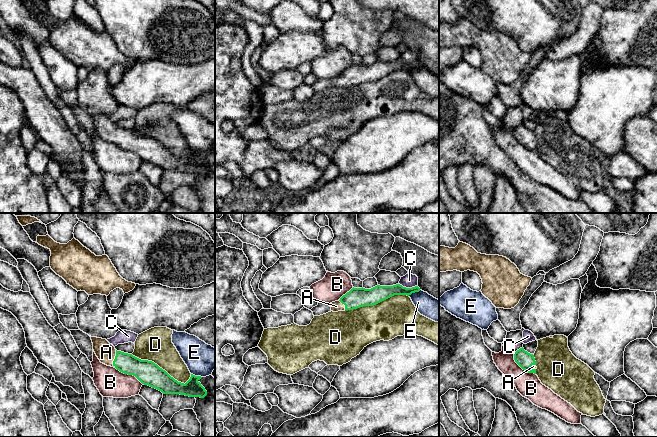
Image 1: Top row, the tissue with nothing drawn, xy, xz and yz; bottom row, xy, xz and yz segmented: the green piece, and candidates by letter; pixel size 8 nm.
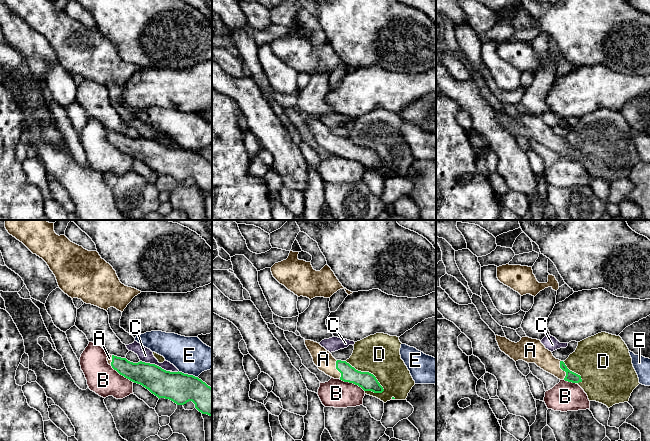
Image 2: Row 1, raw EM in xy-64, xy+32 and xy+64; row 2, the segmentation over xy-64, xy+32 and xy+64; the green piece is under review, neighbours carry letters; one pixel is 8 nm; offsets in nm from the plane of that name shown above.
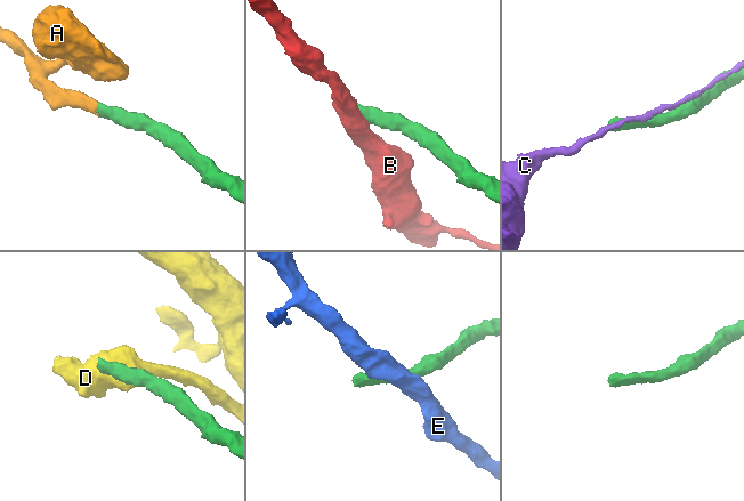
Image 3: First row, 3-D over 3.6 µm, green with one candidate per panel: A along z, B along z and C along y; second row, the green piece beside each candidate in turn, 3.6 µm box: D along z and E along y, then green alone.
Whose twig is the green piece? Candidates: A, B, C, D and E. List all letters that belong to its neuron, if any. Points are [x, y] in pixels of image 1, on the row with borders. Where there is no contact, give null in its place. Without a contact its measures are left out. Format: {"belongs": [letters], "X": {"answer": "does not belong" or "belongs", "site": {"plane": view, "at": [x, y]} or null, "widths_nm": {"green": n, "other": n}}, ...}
{"belongs": ["A"], "A": {"answer": "belongs", "site": {"plane": "xy", "at": [114, 359]}, "widths_nm": {"green": 170, "other": 160}}, "B": {"answer": "does not belong", "site": {"plane": "yz", "at": [521, 367]}, "widths_nm": {"green": 140, "other": 190}}, "C": {"answer": "does not belong", "site": {"plane": "xz", "at": [408, 288]}, "widths_nm": {"green": 130, "other": 110}}, "D": {"answer": "does not belong", "site": {"plane": "xz", "at": [376, 303]}, "widths_nm": {"green": 160, "other": 320}}, "E": {"answer": "does not belong", "site": {"plane": "xz", "at": [414, 292]}, "widths_nm": {"green": 110, "other": 180}}}

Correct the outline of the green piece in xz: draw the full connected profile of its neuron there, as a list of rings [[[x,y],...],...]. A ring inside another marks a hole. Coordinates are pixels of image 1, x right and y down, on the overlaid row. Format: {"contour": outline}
{"contour": [[[400,284],[393,286],[377,285],[371,289],[352,288],[349,292],[343,295],[338,301],[330,303],[331,311],[353,310],[363,306],[374,306],[394,295],[411,295],[419,292],[418,286],[412,288],[403,287]]]}

